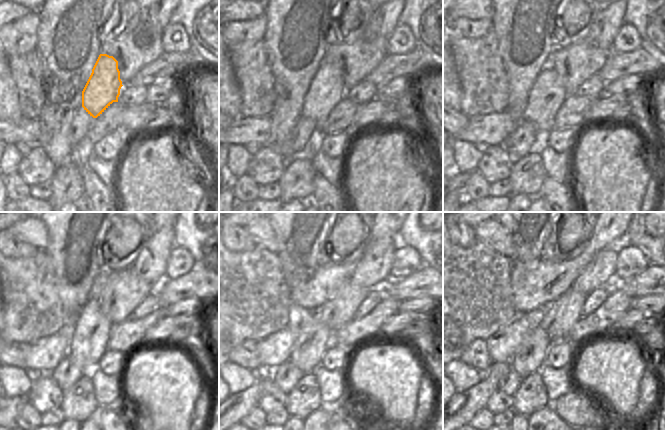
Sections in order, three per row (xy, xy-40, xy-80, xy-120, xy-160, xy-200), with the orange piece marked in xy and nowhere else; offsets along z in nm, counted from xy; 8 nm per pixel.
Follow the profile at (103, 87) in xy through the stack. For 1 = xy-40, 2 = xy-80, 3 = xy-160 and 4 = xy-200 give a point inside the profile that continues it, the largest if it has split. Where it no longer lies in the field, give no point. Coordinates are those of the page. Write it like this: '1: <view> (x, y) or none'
1: xy-40 (326, 89)
2: xy-80 (547, 94)
3: xy-160 (314, 338)
4: xy-200 (529, 357)

